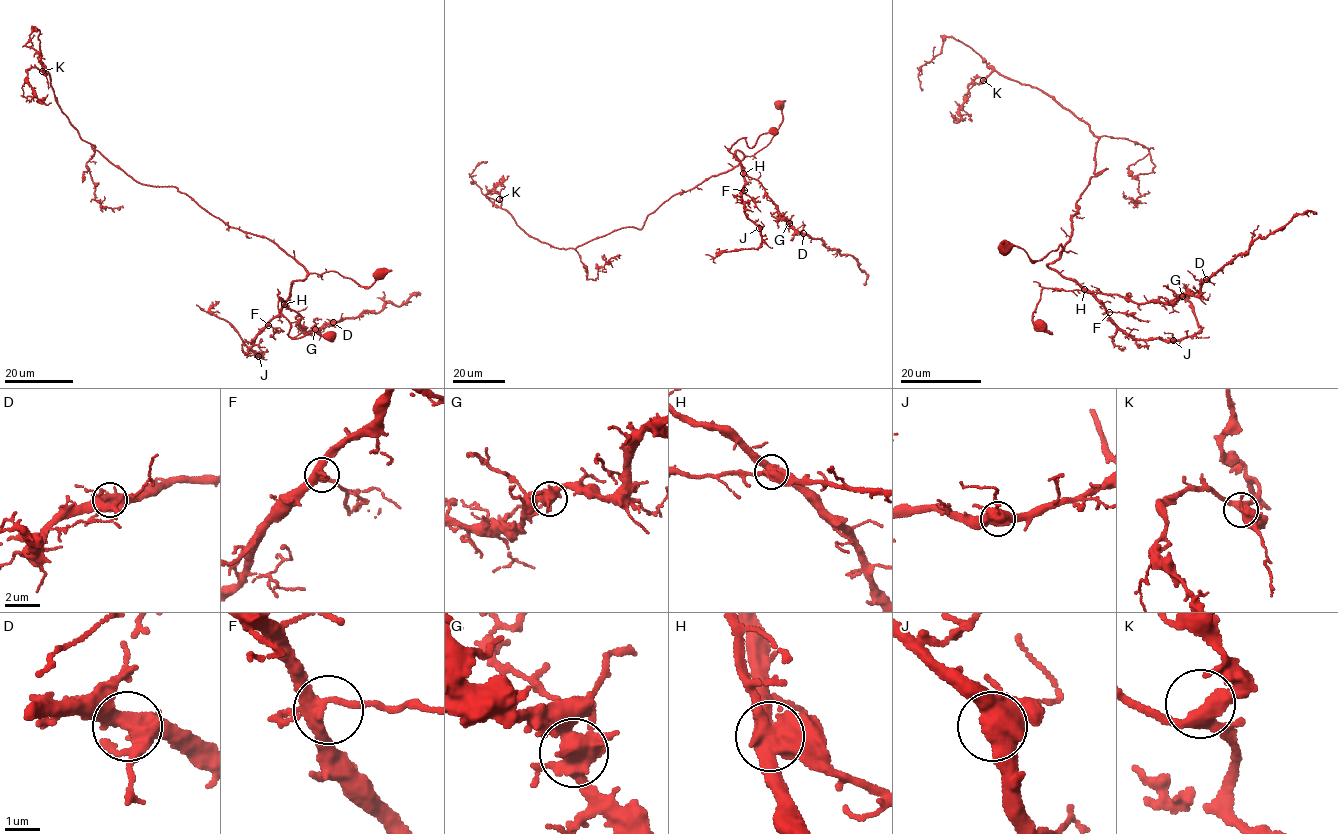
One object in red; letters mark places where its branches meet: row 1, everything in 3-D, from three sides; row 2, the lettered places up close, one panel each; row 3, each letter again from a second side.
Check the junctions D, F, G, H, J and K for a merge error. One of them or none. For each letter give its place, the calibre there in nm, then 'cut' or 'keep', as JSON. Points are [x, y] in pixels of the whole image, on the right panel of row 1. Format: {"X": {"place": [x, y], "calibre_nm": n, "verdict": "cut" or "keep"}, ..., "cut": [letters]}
{"D": {"place": [1206, 279], "calibre_nm": 500, "verdict": "keep"}, "F": {"place": [1109, 312], "calibre_nm": 320, "verdict": "keep"}, "G": {"place": [1182, 296], "calibre_nm": 550, "verdict": "keep"}, "H": {"place": [1084, 289], "calibre_nm": 550, "verdict": "cut"}, "J": {"place": [1173, 340], "calibre_nm": 500, "verdict": "keep"}, "K": {"place": [983, 80], "calibre_nm": 360, "verdict": "keep"}, "cut": ["H"]}

